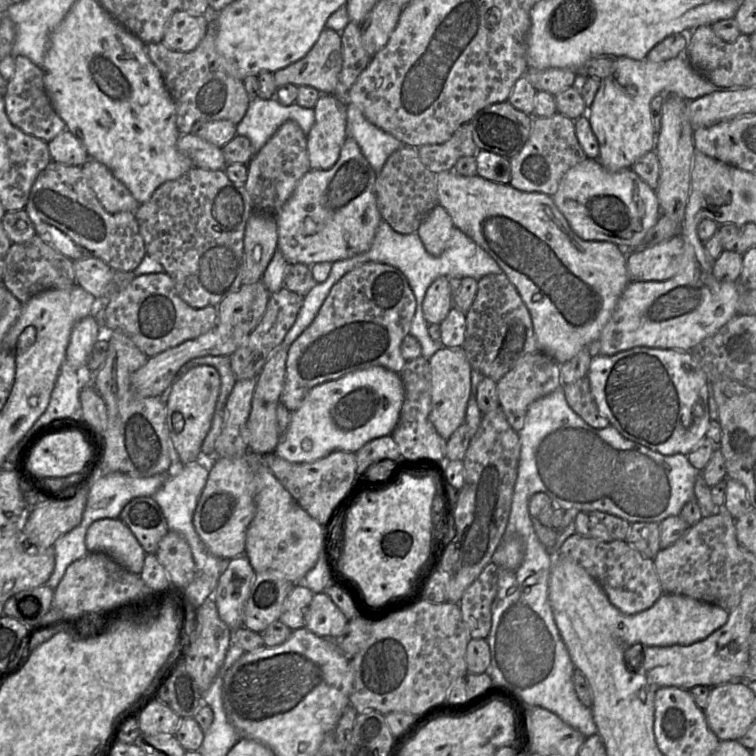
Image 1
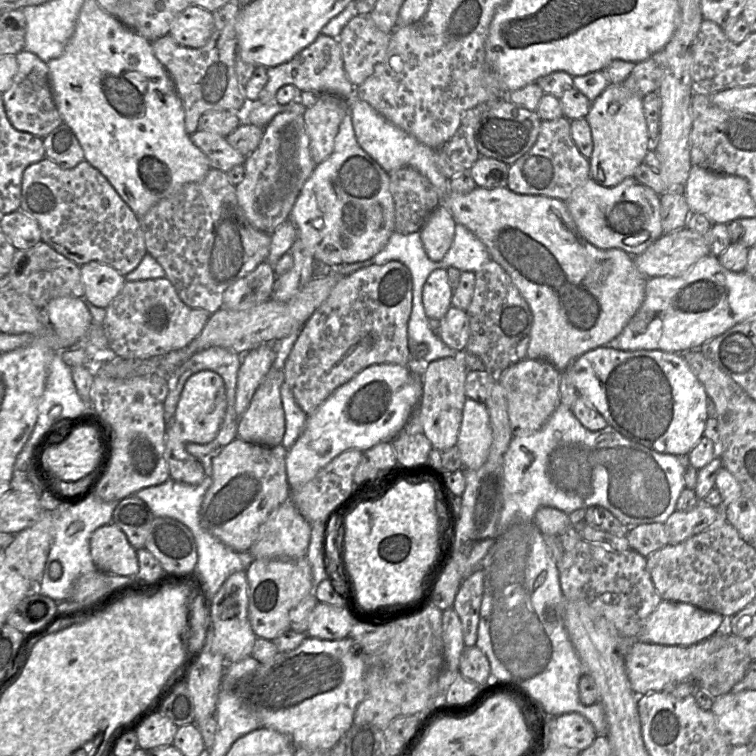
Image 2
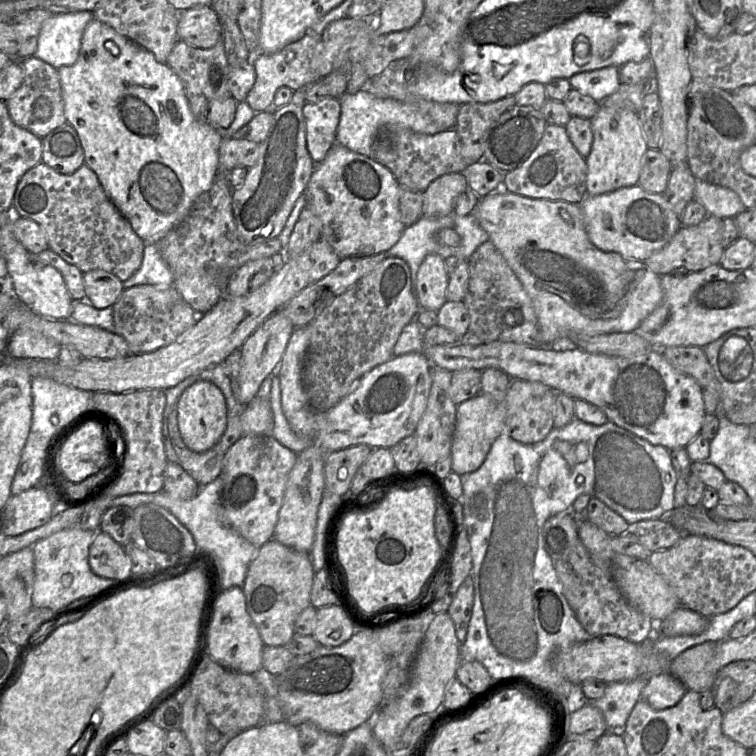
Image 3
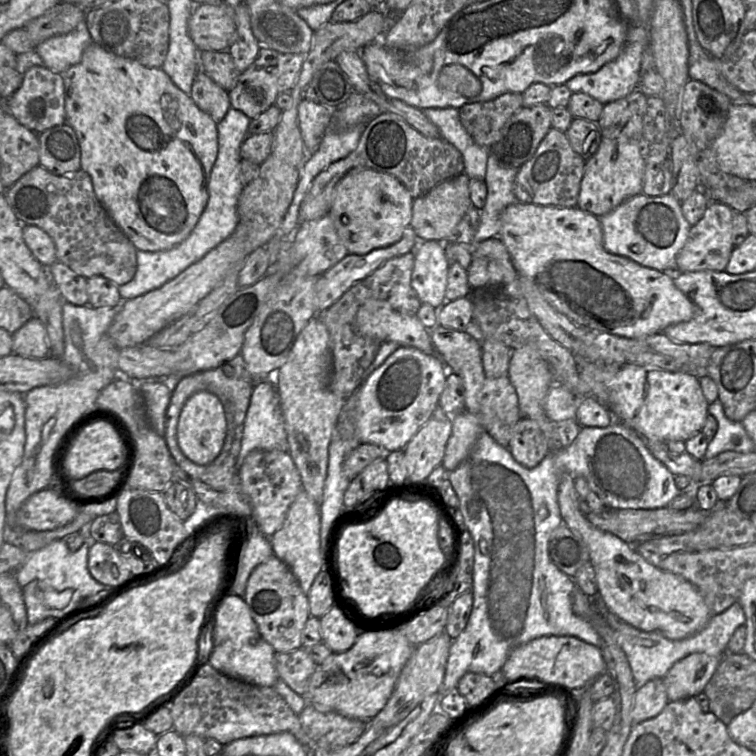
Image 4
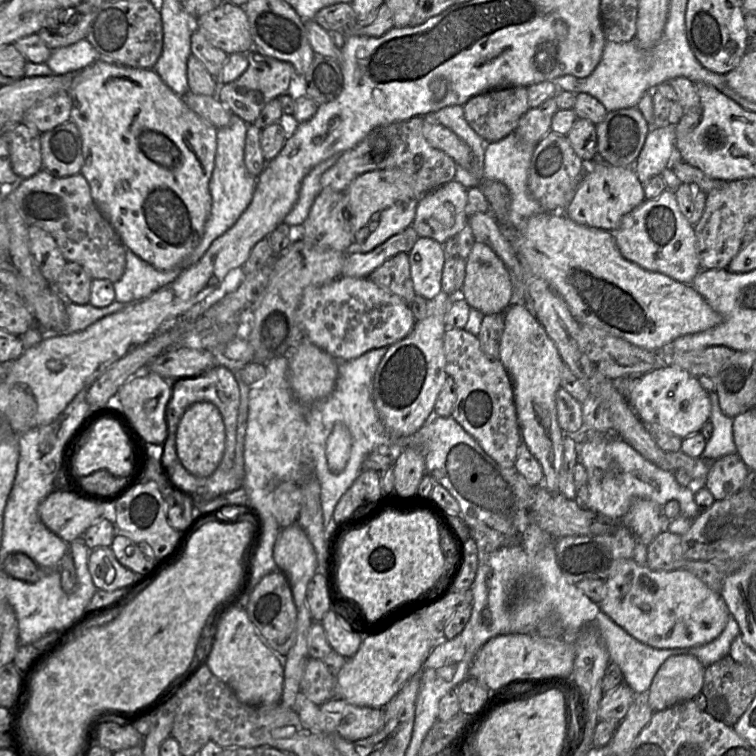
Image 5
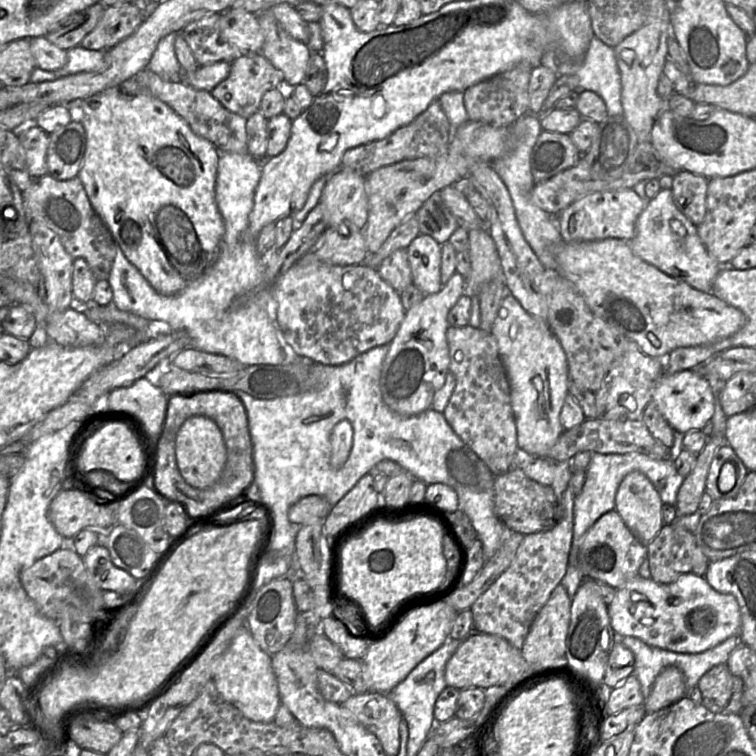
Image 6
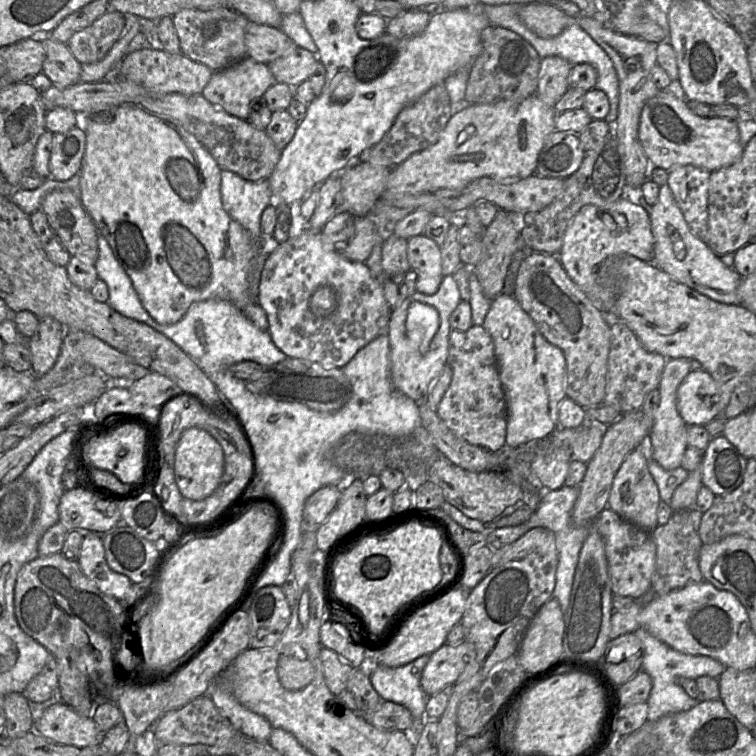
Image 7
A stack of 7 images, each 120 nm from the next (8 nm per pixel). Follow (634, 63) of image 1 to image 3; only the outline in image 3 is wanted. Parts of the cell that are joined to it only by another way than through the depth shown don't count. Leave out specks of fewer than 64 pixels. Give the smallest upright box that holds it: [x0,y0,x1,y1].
[586,104,648,196]

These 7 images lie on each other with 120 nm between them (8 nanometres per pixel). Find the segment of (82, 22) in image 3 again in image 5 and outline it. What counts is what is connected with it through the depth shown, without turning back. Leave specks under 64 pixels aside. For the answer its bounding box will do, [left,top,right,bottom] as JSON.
[47,40,100,75]

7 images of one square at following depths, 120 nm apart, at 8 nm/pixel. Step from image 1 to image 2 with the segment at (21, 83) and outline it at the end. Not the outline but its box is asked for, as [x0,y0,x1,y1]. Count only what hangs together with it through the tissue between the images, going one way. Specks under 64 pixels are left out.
[2,49,63,138]

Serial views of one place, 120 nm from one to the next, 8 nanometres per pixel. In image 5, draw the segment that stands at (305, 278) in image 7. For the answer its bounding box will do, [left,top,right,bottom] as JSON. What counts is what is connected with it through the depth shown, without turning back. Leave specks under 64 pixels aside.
[298,276,416,361]

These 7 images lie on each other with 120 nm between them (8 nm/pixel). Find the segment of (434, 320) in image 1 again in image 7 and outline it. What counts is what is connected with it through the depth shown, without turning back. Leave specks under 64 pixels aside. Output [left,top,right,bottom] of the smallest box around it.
[407,233,443,294]

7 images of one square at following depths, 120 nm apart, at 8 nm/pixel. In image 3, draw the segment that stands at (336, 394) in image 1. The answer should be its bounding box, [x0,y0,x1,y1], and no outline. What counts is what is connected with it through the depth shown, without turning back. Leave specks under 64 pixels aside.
[272,353,431,553]

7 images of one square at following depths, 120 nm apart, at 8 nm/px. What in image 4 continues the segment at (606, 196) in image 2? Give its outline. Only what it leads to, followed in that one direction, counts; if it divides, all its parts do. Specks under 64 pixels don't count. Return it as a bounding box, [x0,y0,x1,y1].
[599,192,691,273]

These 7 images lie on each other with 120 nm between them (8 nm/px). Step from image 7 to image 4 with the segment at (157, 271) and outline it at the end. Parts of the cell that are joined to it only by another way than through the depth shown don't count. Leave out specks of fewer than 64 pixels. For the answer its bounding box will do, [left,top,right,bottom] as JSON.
[62,42,218,252]

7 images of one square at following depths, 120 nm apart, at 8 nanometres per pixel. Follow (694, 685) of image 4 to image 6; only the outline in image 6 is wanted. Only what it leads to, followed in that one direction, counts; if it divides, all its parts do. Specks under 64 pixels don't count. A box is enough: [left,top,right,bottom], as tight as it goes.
[643,666,687,713]

